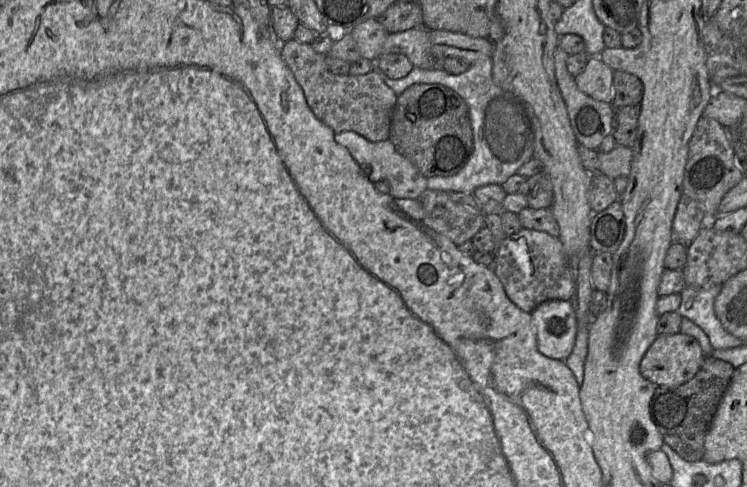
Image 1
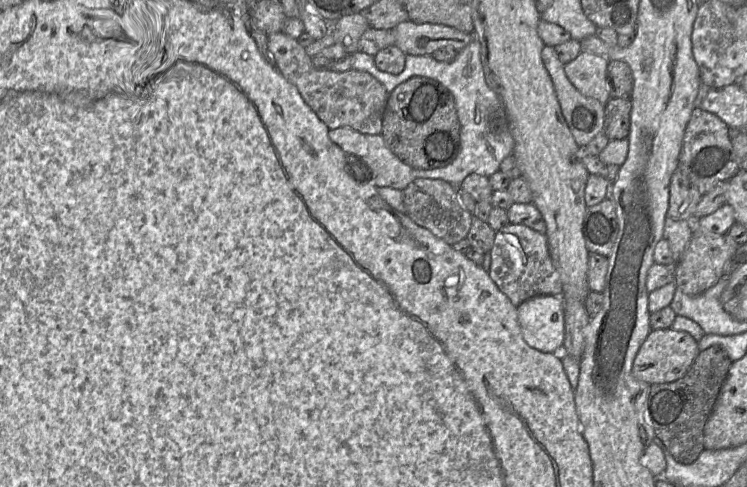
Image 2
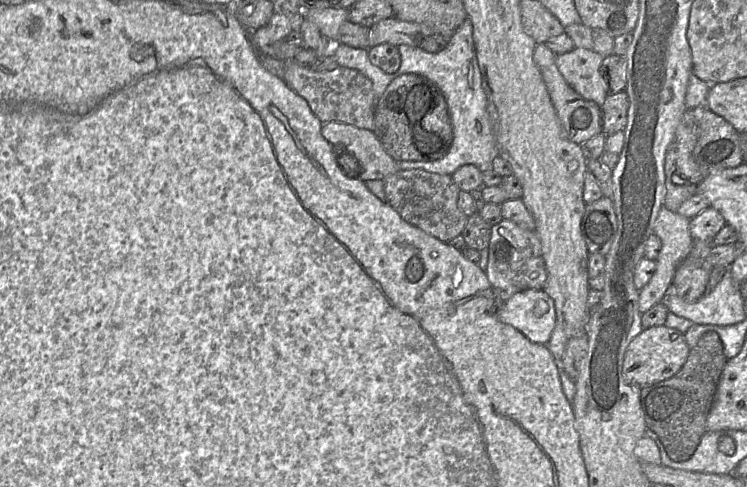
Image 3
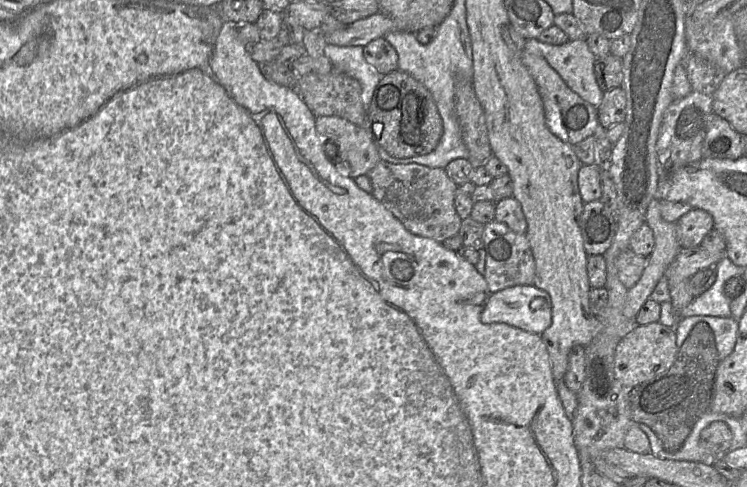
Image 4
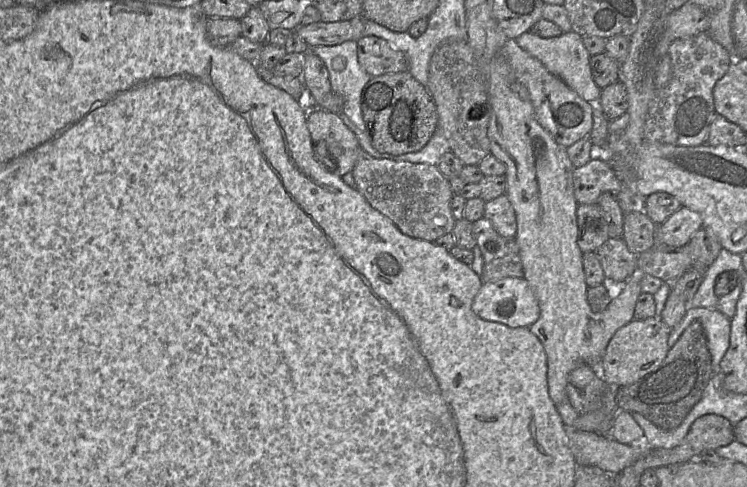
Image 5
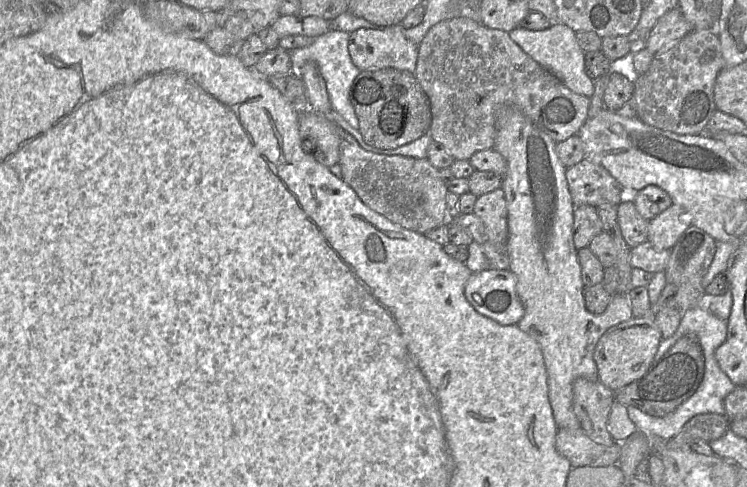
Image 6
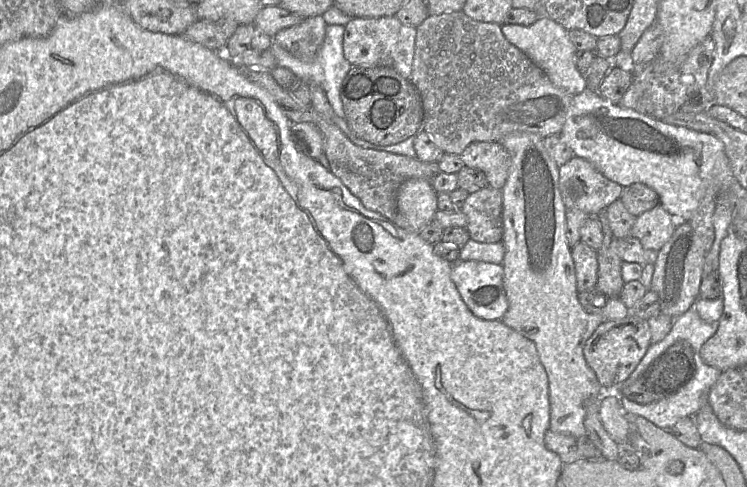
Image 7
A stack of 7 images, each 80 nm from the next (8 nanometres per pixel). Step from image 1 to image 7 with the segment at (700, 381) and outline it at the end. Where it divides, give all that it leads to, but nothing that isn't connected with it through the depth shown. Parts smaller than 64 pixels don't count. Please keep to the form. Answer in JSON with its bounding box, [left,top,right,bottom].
[612,333,694,404]

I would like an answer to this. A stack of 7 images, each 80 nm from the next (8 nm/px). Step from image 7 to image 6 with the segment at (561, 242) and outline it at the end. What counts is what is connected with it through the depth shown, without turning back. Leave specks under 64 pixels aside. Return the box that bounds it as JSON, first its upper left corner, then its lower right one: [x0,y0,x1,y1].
[493,106,633,429]

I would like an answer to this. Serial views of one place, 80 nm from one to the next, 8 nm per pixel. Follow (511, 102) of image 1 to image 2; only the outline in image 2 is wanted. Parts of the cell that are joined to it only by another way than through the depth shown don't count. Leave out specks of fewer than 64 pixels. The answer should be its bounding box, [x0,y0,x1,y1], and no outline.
[349,30,514,187]

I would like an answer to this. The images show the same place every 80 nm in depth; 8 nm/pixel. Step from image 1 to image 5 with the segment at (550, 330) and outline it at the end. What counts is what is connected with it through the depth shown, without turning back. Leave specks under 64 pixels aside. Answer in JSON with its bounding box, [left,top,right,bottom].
[472,278,540,327]

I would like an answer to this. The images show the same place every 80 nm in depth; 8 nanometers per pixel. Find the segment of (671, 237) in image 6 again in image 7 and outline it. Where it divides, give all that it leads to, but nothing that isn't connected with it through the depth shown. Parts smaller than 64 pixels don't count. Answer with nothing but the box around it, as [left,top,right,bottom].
[631,206,678,251]

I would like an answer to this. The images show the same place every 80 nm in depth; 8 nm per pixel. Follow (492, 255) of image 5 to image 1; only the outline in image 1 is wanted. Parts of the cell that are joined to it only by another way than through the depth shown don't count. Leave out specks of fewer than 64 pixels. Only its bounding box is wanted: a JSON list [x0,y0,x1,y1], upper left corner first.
[494,228,579,314]

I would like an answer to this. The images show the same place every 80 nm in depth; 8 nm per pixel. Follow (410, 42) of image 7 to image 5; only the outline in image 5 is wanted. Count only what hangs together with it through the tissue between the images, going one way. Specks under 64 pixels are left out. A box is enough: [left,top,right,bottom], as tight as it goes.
[357,35,408,76]

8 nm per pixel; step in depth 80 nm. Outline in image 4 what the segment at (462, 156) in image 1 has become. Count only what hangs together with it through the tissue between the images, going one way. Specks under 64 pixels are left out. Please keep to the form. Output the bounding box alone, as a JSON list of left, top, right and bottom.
[367,69,443,158]

